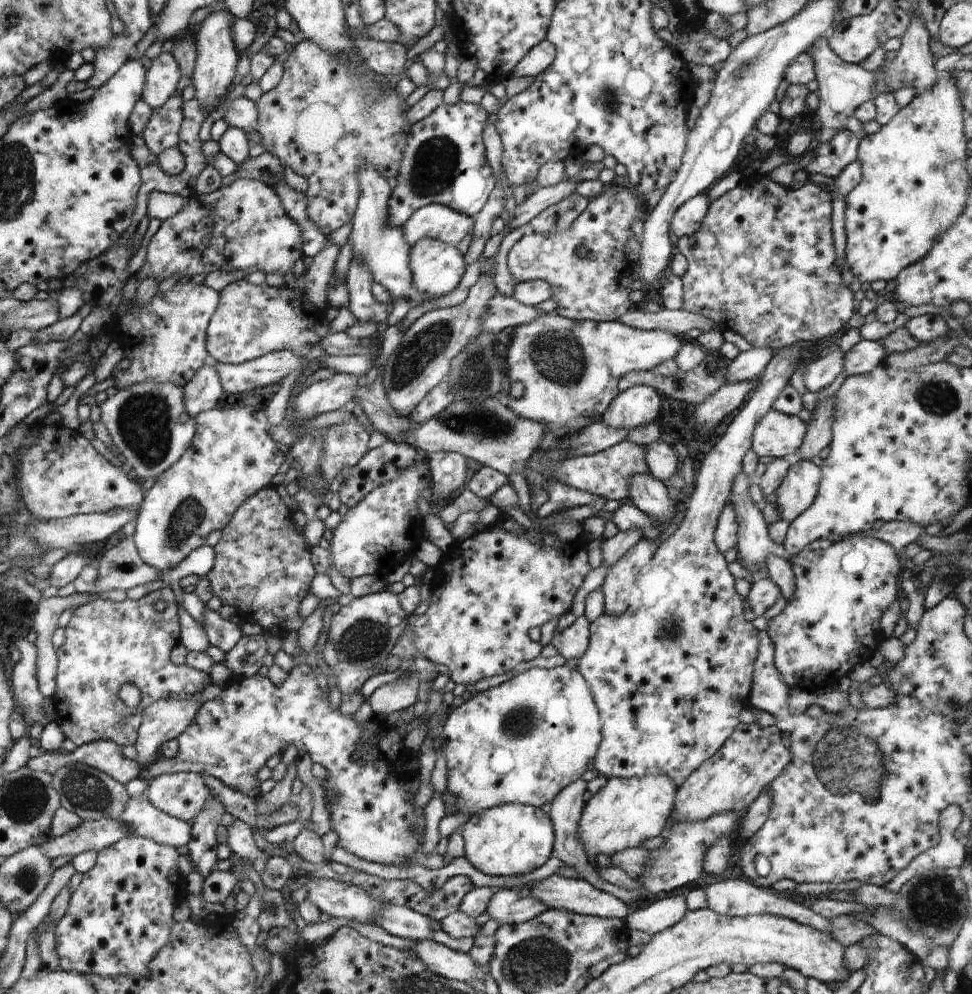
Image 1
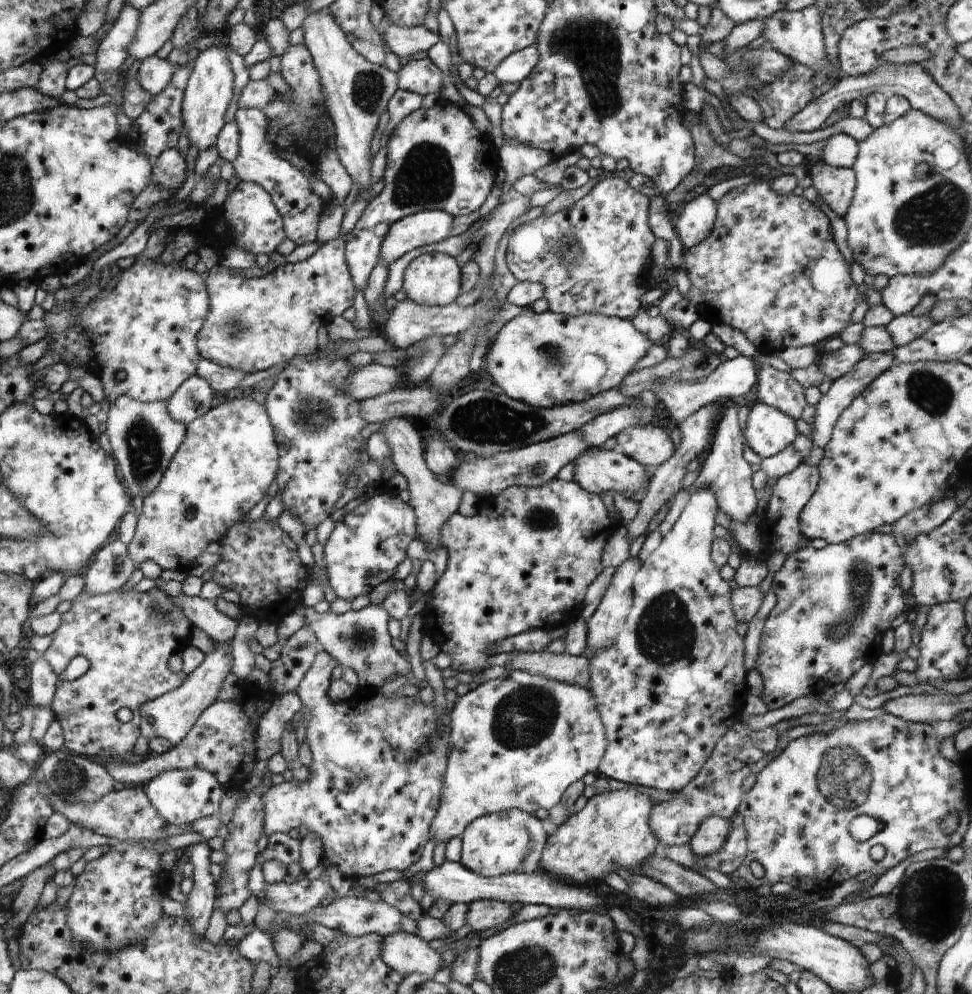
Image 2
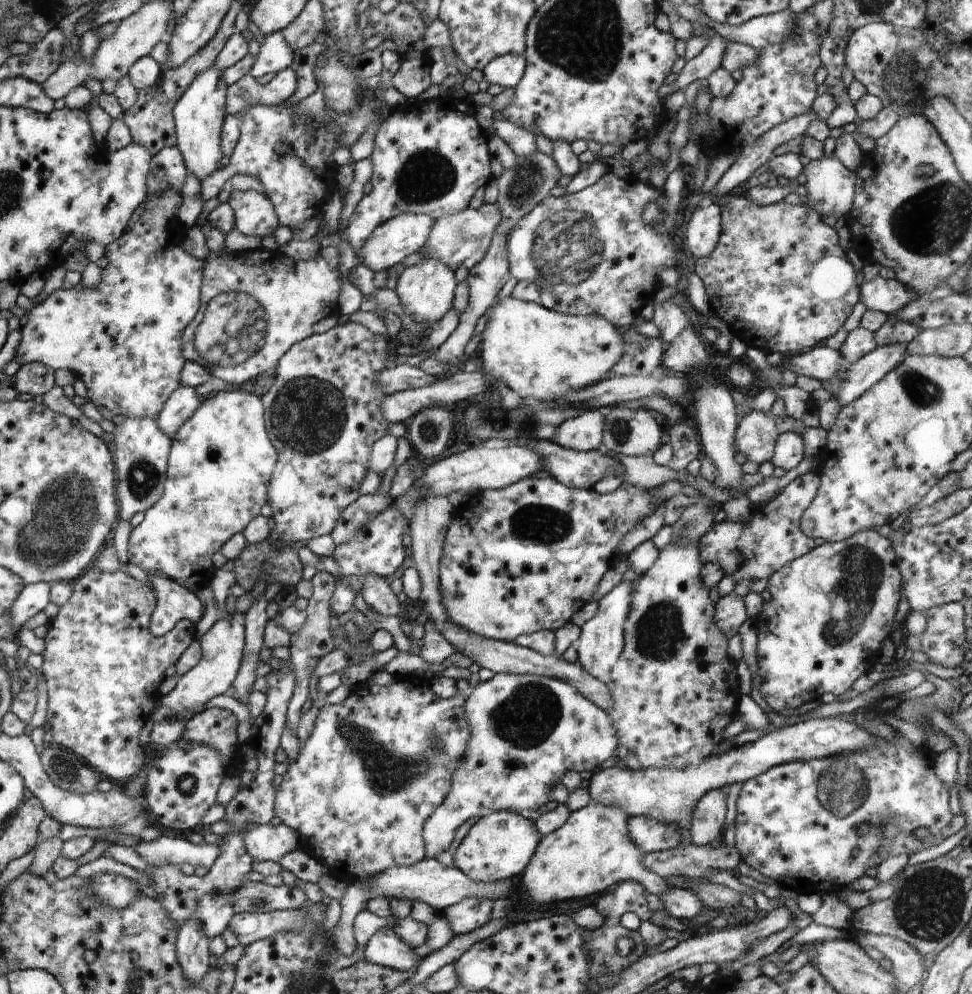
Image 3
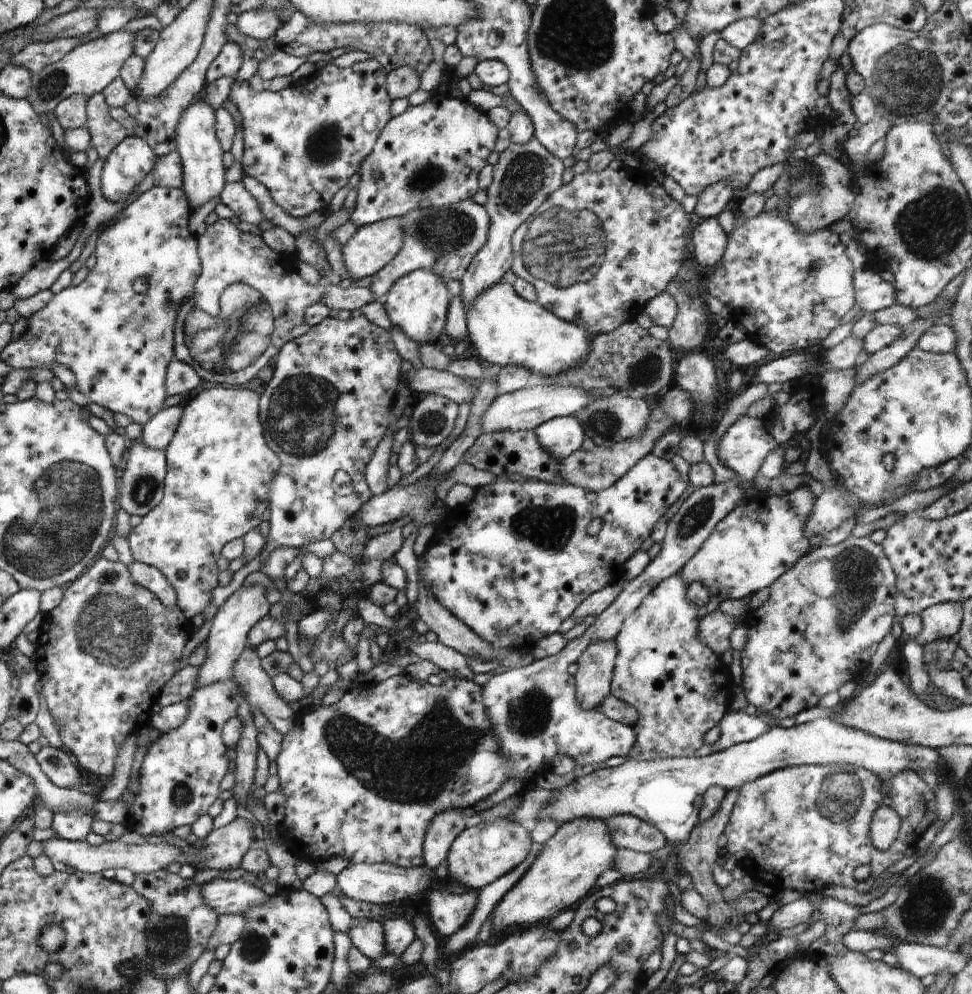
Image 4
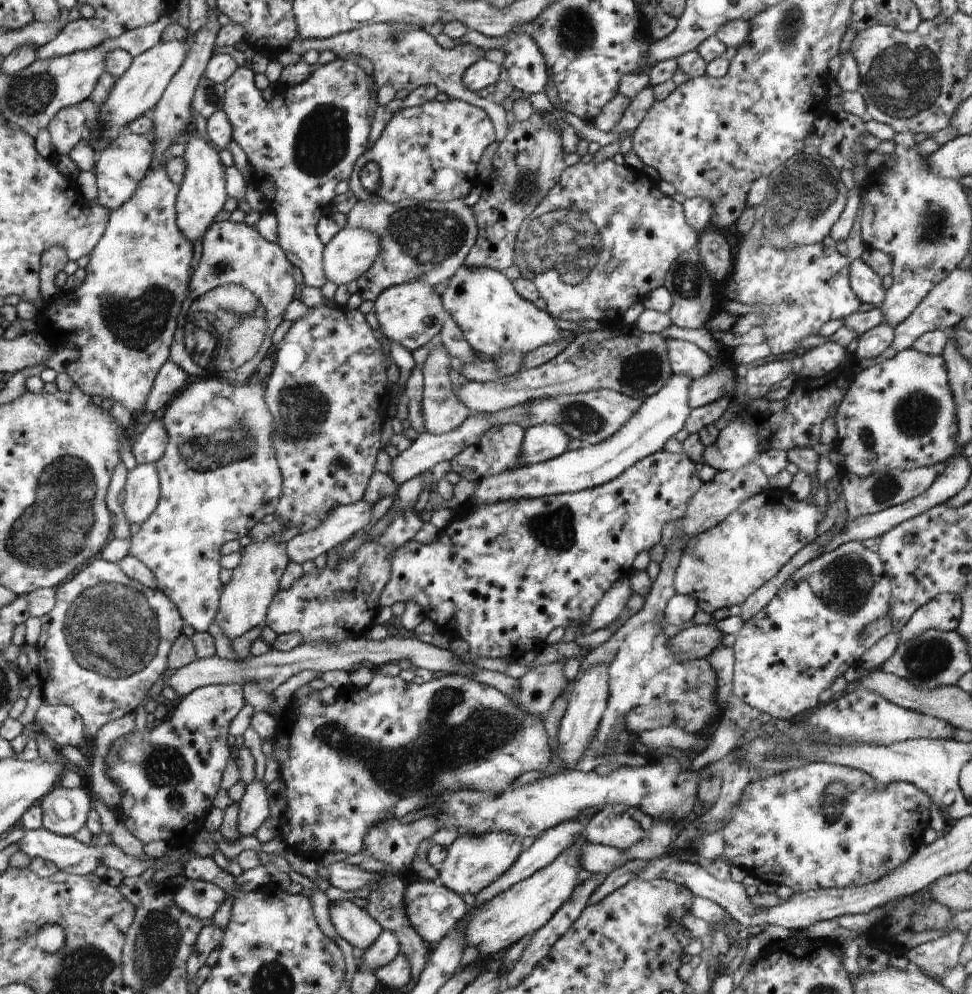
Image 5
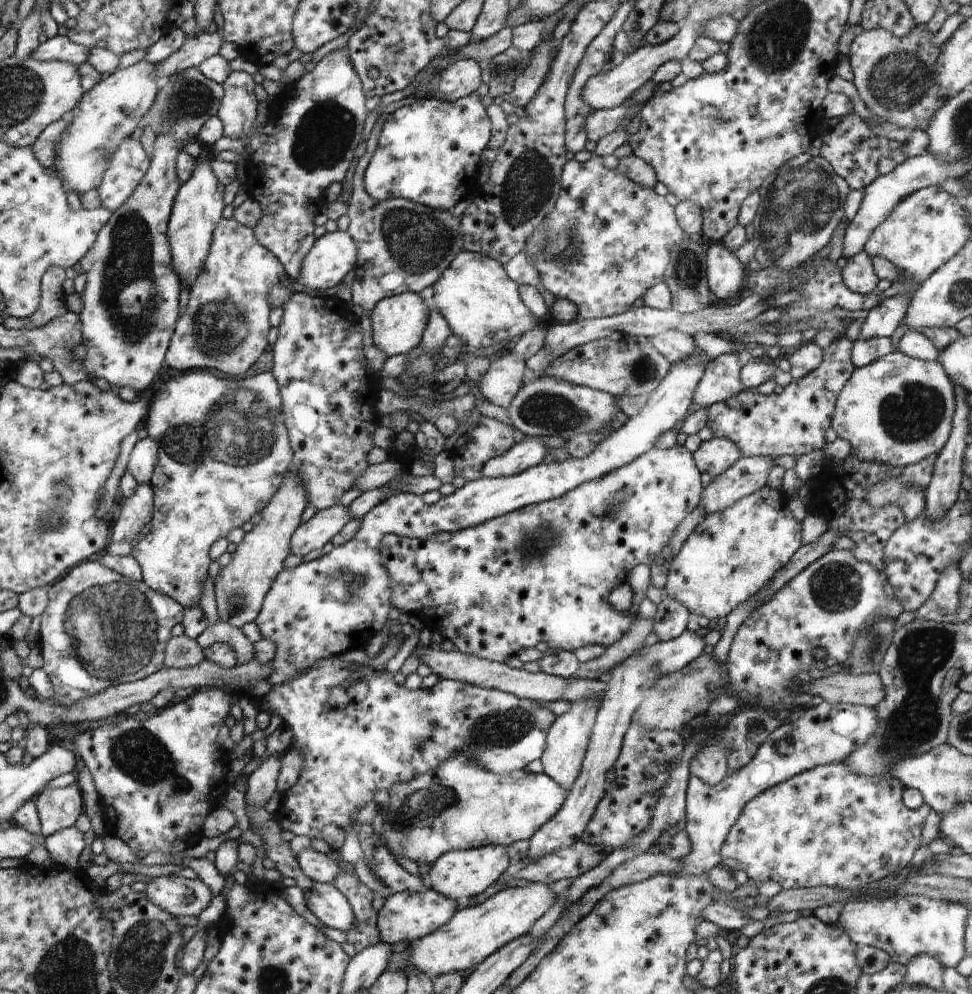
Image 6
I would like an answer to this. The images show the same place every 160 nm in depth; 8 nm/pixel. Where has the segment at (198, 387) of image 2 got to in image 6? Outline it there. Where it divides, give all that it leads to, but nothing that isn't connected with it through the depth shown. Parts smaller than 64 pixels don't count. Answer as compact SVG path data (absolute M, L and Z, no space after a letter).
M154 438L134 439L129 446L123 468L130 471L138 484L149 484L156 468L158 444Z

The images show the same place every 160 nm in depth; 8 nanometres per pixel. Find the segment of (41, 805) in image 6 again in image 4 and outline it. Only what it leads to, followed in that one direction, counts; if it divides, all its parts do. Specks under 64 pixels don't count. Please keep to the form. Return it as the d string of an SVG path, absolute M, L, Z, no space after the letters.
M80 809L71 811L54 811L51 828L57 836L69 841L84 841L91 831L93 818Z

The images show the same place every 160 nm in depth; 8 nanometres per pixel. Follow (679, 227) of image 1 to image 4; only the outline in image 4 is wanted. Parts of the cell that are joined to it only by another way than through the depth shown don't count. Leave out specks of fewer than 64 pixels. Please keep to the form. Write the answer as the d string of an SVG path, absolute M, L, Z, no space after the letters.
M718 217L703 219L693 228L692 242L696 262L702 266L715 266L726 250L728 241Z

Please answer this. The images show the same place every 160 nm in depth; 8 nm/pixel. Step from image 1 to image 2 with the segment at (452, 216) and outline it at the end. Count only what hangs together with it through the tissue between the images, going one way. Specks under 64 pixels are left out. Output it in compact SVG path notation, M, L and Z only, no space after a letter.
M438 209L420 211L397 220L383 238L379 263L389 267L418 246L444 240L453 223L454 218L449 213Z

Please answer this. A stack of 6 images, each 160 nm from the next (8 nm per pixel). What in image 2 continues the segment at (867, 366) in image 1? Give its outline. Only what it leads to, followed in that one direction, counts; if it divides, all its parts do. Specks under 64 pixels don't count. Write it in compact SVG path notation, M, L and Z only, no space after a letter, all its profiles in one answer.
M850 343L835 351L819 355L817 365L827 380L835 381L843 374L850 372L850 369L854 368L854 365L865 356L865 352L858 345Z

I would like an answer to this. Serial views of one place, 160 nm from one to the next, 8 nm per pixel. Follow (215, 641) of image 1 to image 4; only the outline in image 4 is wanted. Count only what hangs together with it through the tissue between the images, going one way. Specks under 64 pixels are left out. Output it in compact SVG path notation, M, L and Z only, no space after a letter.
M138 561L131 562L128 569L132 573L133 579L154 593L154 596L157 596L163 604L170 608L177 606L177 591L169 583L169 580L166 580L163 572L156 567Z

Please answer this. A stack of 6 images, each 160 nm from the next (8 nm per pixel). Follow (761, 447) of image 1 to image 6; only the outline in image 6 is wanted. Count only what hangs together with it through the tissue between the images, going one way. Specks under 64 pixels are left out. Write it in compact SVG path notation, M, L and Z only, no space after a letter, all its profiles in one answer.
M714 437L707 442L701 442L700 448L694 452L693 456L700 473L706 472L715 478L733 466L736 460L740 460L742 452L732 440Z

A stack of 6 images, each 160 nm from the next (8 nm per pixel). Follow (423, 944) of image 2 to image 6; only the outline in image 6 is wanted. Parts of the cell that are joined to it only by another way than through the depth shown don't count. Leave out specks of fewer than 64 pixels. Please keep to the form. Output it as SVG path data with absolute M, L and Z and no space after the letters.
M314 882L312 890L304 894L305 904L324 927L341 930L348 934L356 928L354 910L346 896L333 884Z

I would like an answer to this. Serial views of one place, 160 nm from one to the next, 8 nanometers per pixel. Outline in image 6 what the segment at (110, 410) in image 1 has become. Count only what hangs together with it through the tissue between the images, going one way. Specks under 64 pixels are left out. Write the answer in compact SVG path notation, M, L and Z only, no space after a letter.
M138 484L133 495L122 504L118 520L112 526L112 543L128 540L132 542L153 519L154 488L151 484Z

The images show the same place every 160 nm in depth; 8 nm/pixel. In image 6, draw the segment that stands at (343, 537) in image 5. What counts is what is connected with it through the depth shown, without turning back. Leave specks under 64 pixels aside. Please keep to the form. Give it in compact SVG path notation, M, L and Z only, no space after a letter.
M342 504L316 512L294 532L292 554L304 557L313 550L322 549L350 520L350 510Z

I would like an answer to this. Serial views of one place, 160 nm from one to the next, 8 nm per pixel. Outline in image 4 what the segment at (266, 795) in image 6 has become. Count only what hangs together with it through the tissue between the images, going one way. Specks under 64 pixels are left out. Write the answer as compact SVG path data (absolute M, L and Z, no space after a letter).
M237 816L229 824L210 832L206 838L206 845L199 850L201 854L192 866L223 871L240 868L252 841L252 822Z

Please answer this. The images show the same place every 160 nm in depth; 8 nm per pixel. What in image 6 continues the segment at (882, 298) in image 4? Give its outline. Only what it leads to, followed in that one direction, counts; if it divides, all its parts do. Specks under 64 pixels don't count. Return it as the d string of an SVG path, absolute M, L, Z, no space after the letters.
M860 252L848 259L848 264L842 269L842 282L852 292L864 296L877 290L879 279L866 252Z

